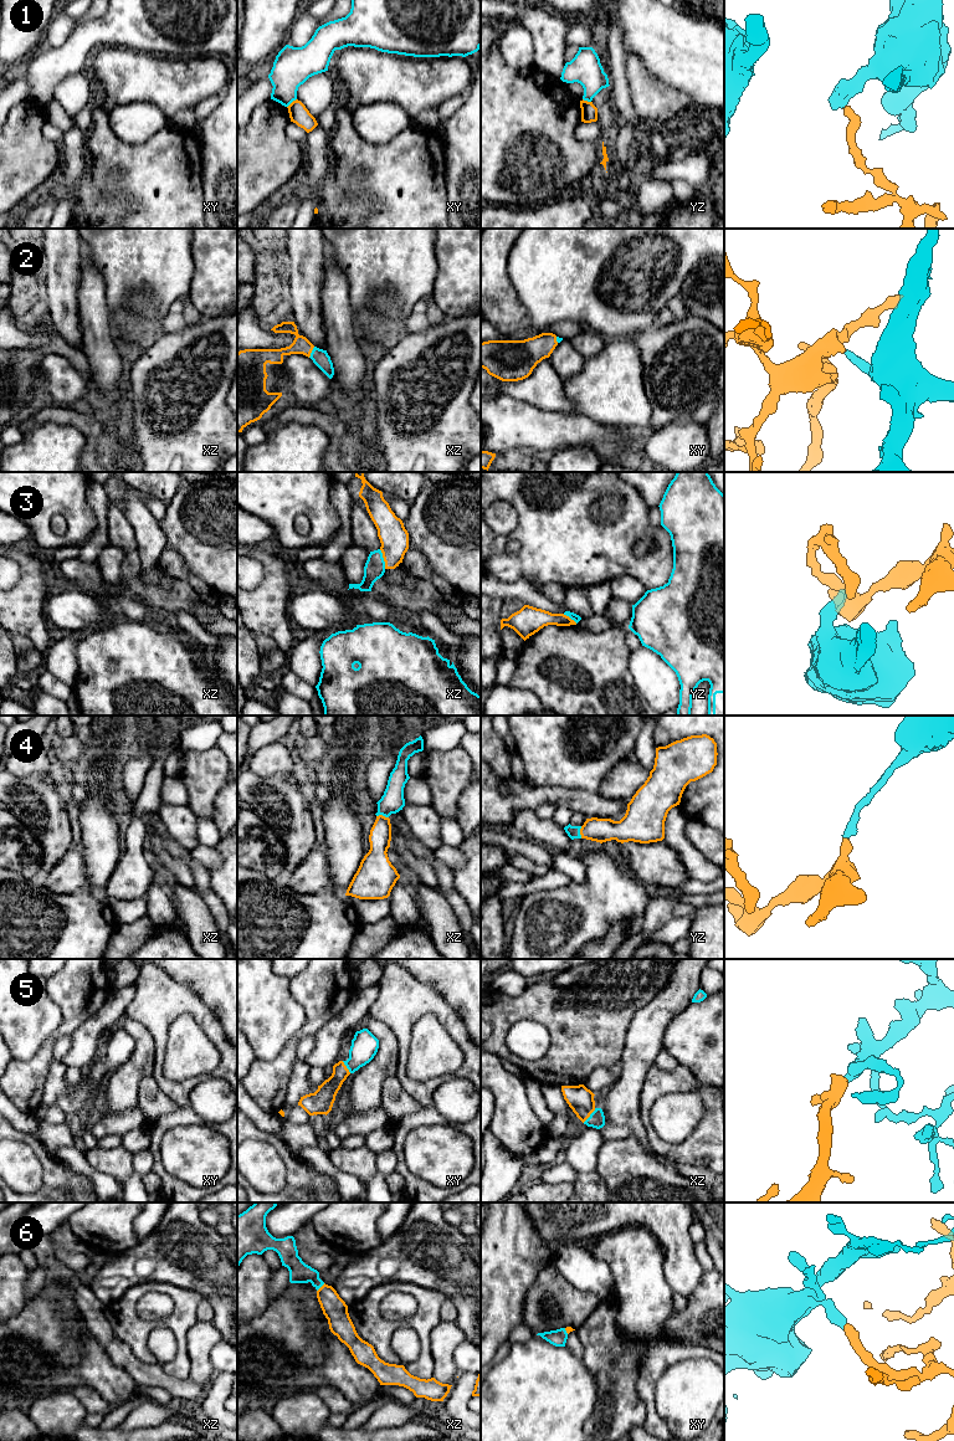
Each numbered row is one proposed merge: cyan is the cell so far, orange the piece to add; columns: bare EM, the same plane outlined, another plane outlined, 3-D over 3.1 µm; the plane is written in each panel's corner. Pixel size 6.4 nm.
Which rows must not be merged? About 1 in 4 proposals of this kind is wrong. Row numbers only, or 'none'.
1, 3

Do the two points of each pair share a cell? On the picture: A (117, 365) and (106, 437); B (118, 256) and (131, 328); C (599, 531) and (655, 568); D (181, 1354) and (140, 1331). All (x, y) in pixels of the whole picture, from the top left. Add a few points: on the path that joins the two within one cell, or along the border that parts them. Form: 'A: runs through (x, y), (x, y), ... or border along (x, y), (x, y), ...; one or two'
A: border along (98, 414), (114, 425); two
B: runs through (118, 273), (118, 311); one
C: runs through (613, 544), (635, 567), (641, 568); one
D: runs through (180, 1339), (180, 1334), (169, 1323), (155, 1324); one

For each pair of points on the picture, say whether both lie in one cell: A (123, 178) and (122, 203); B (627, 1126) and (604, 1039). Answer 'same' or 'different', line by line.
A: different
B: different

